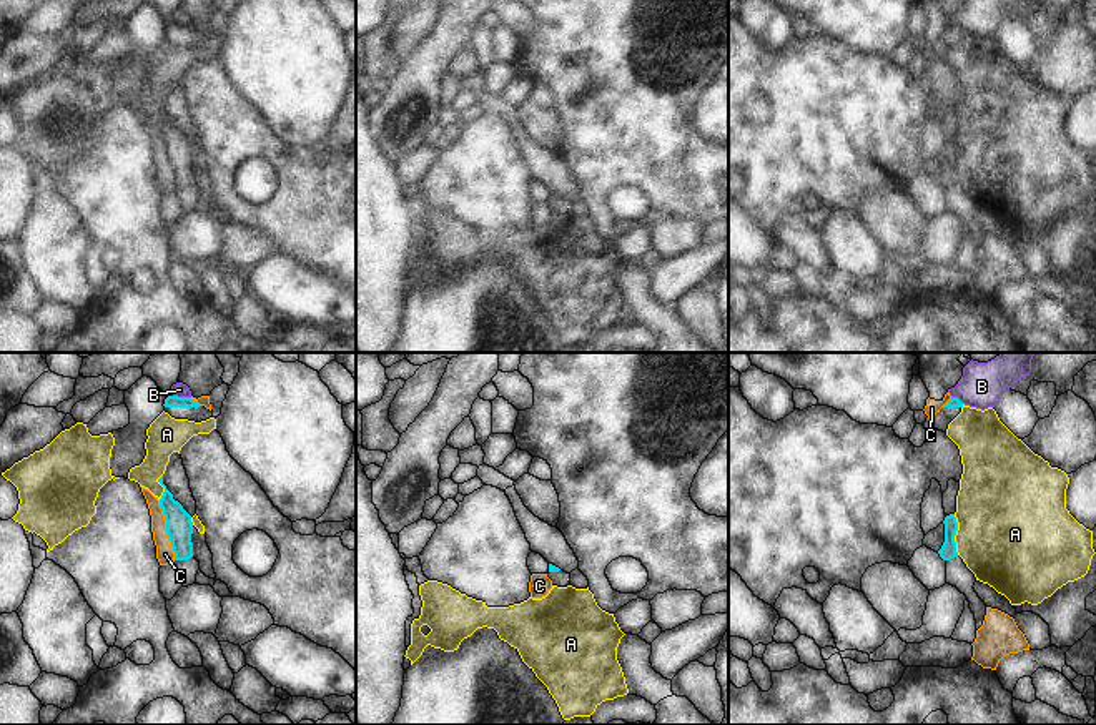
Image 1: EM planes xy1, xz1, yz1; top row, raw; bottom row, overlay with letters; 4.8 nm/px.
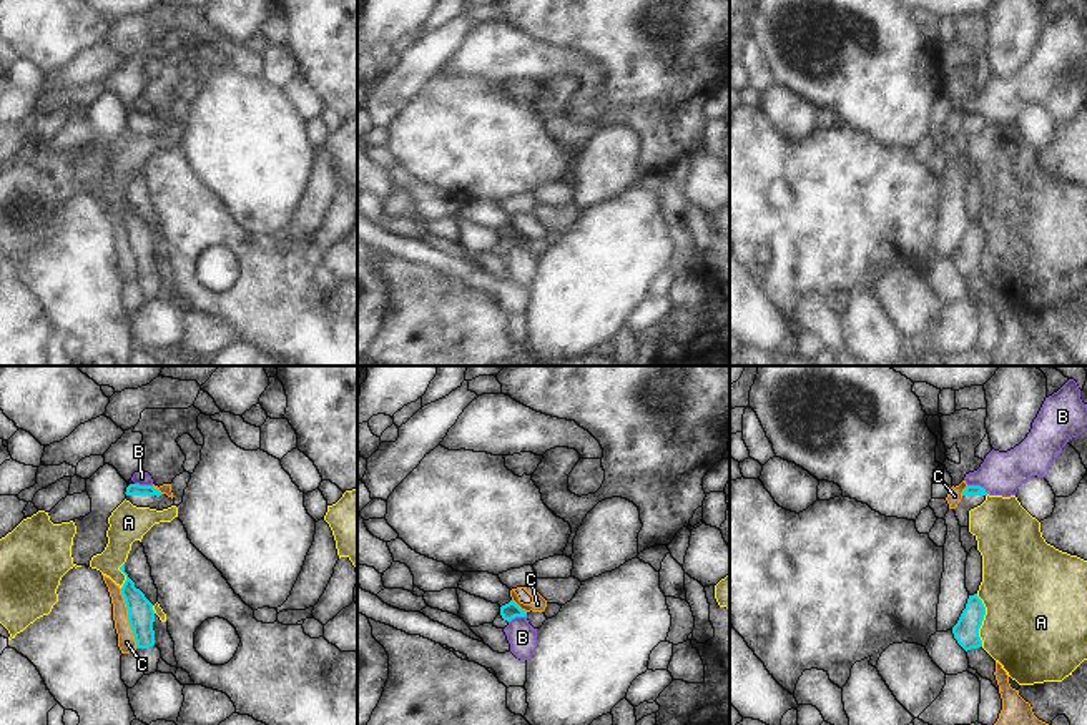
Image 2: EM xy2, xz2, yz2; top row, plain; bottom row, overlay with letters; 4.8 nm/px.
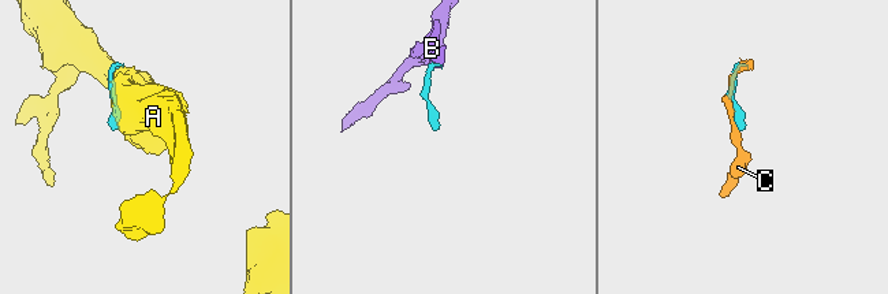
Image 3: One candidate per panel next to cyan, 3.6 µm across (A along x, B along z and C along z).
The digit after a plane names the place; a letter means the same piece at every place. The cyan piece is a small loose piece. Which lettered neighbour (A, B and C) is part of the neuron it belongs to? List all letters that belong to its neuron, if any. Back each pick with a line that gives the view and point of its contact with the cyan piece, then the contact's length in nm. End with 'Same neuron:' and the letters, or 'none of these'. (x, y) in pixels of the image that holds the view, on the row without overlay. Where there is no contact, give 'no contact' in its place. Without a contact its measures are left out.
Same neuron: none of these

